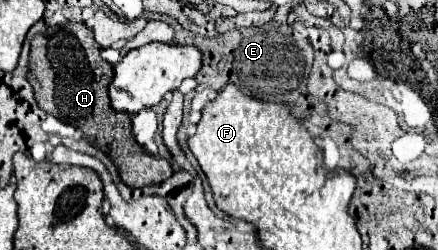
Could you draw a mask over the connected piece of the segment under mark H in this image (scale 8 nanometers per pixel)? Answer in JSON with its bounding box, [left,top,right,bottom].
[28,22,174,188]

